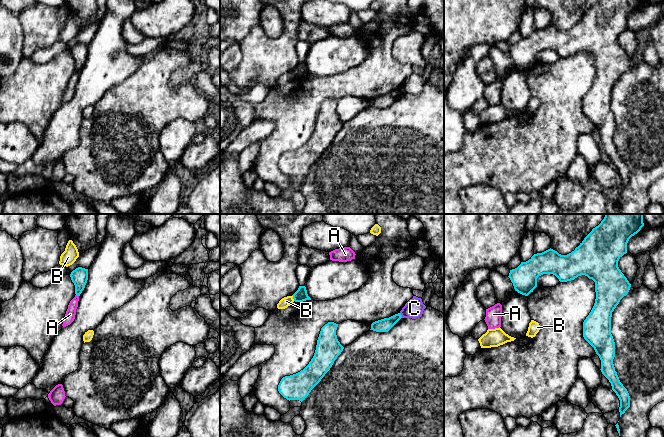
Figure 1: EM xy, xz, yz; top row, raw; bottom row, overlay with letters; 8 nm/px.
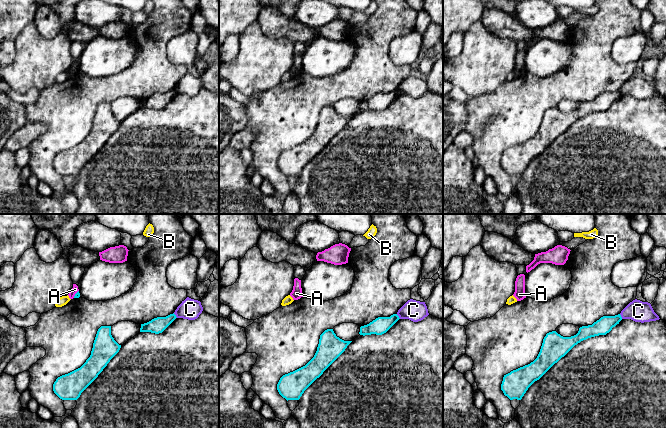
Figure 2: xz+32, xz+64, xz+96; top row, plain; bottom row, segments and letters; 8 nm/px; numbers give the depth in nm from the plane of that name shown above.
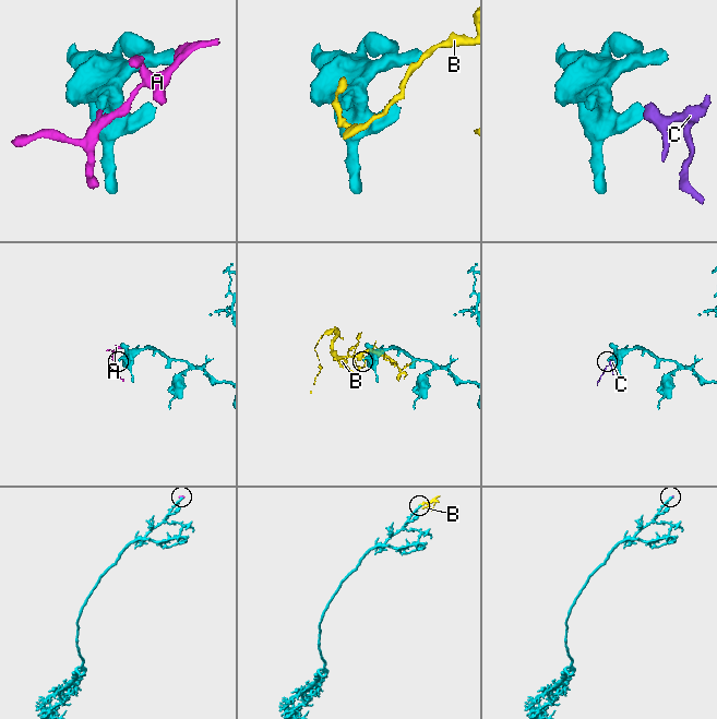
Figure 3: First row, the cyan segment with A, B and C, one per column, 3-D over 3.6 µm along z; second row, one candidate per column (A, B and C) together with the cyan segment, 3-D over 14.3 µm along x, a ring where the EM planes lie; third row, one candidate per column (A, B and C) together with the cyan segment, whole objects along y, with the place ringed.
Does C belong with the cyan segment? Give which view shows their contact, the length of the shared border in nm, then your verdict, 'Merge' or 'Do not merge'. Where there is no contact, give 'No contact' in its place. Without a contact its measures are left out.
Touches cyan in xz. Shared border 50 nm. Do not merge

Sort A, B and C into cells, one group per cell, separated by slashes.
A / B / C

